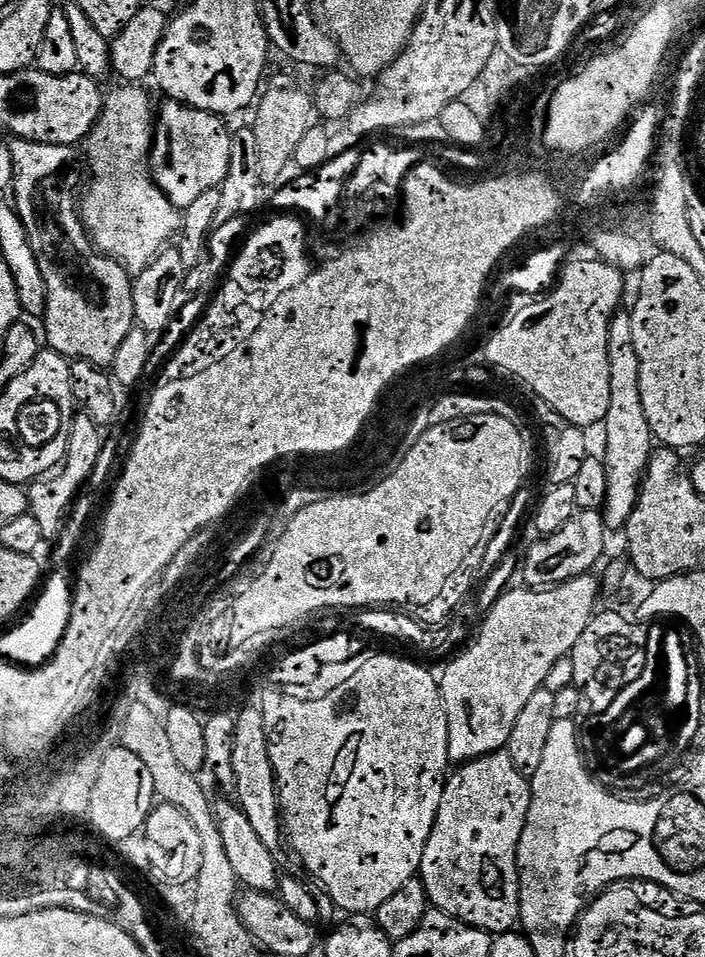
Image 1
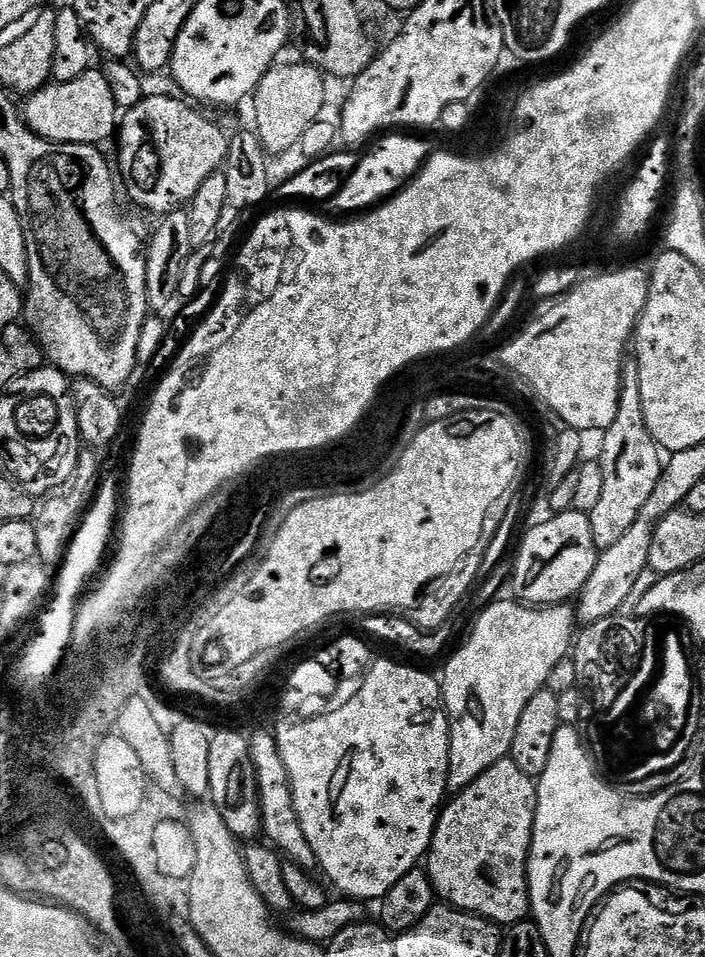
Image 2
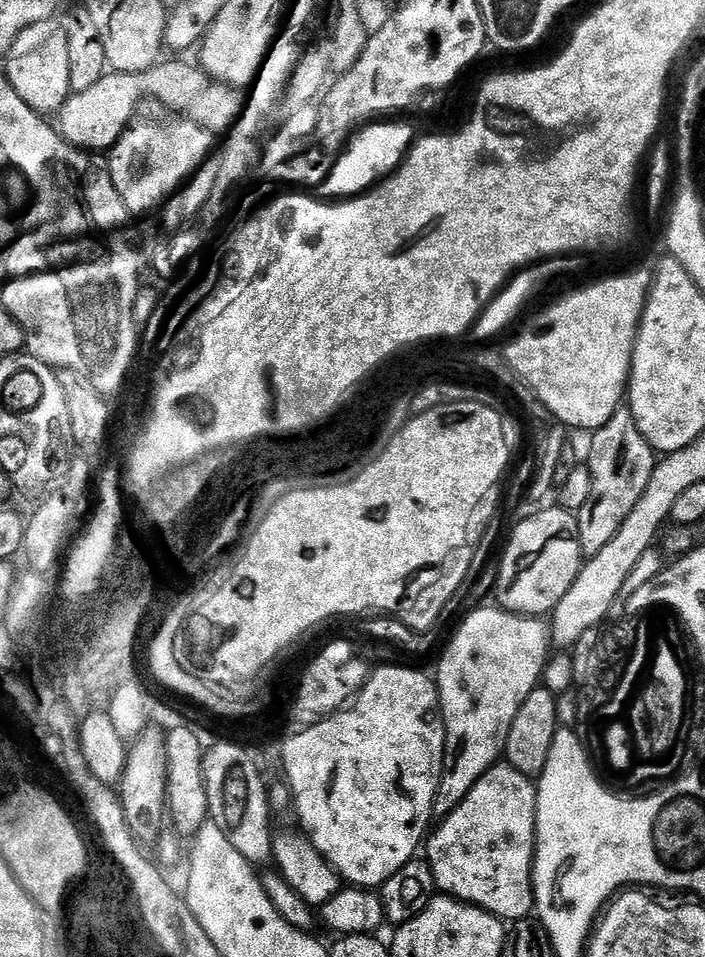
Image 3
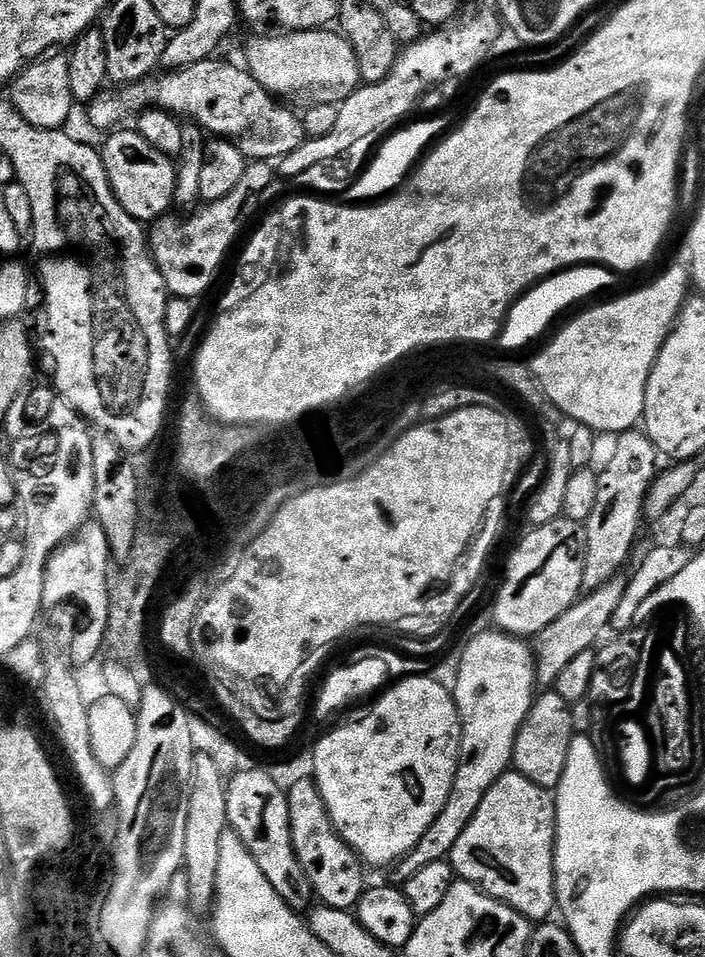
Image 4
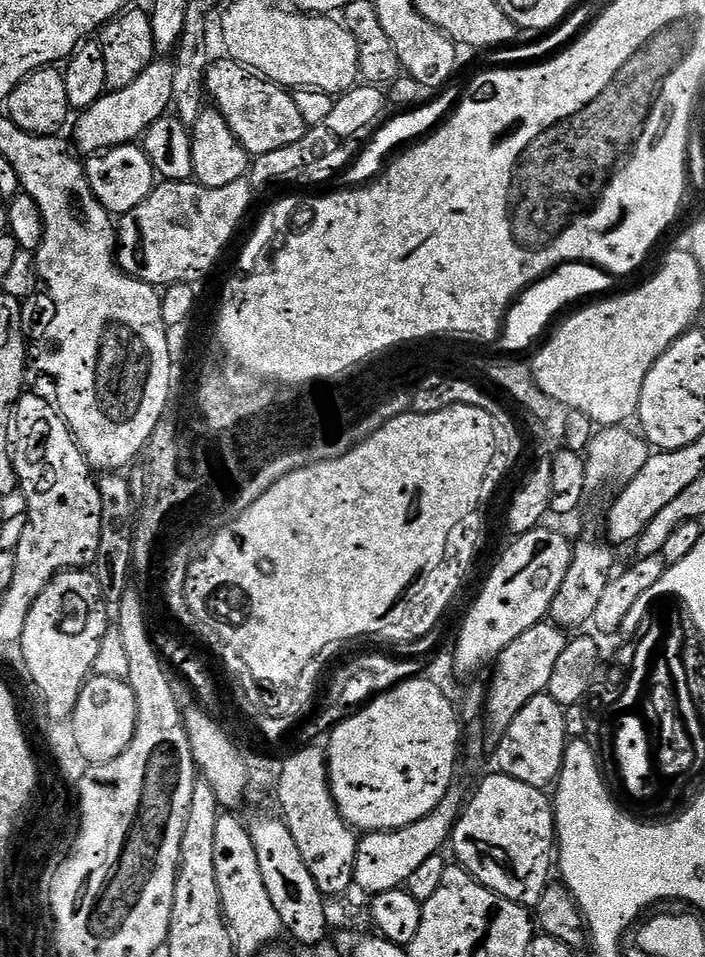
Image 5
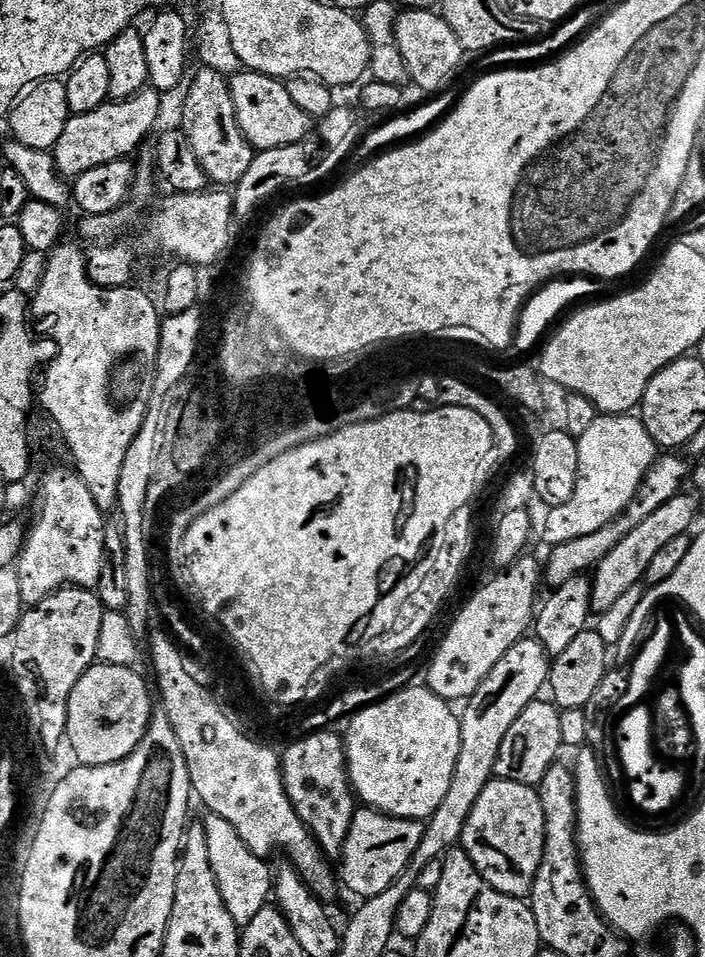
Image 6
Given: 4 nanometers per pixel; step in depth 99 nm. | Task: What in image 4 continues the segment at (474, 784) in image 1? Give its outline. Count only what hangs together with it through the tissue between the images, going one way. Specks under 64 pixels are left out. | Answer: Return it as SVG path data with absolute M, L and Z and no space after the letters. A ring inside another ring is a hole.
M509 770L504 772L498 782L494 782L490 786L490 790L486 790L486 794L482 798L482 802L478 806L478 810L474 810L474 818L470 818L470 822L466 826L466 830L462 830L462 834L458 834L458 842L454 842L450 863L452 871L459 879L470 882L475 888L480 888L490 898L494 898L498 902L502 902L506 906L510 906L514 911L521 912L529 922L544 922L549 919L548 916L554 912L556 908L556 875L554 874L554 850L556 849L556 801L553 793L547 788L538 786L534 782L530 782L530 778L526 778L518 771Z

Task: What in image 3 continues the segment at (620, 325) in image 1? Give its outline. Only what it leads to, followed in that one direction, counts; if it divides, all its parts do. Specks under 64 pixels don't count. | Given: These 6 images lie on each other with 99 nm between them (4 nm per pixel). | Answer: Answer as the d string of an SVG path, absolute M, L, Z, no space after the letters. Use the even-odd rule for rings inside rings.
M621 410L612 416L604 428L593 431L593 453L586 463L592 475L592 493L587 508L580 509L580 545L586 554L595 554L612 541L620 527L642 498L646 482L658 463L657 453L636 429L631 412Z

